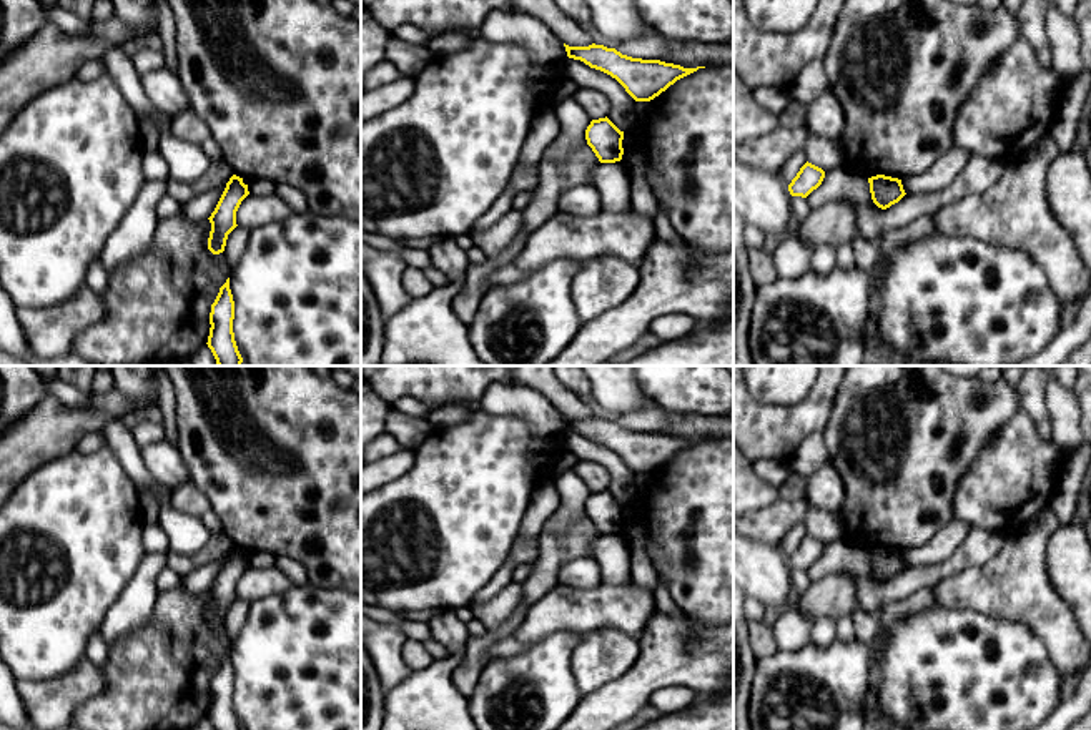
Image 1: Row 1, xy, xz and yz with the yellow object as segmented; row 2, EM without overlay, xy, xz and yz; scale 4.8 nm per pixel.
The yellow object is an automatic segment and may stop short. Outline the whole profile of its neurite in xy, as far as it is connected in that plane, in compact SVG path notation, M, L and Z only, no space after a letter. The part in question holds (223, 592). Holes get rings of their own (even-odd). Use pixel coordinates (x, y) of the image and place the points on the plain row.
M233 547L226 555L226 560L215 584L208 590L211 595L208 622L213 627L220 627L225 624L228 607L238 599L236 584L248 567L248 557L243 555L243 550Z

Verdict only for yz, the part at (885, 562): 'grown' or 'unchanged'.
unchanged

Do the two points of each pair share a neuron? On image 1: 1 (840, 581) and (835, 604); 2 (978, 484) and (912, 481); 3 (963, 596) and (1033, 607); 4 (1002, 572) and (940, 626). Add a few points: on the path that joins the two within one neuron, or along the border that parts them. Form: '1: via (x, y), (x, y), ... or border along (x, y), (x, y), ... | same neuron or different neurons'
1: via (840, 586), (835, 599) | same neuron
2: border along (980, 451), (958, 483), (952, 519) | different neurons
3: via (980, 596), (1016, 596) | same neuron
4: border along (935, 604), (973, 609), (997, 619) | different neurons

